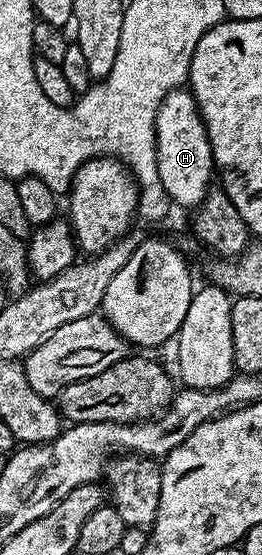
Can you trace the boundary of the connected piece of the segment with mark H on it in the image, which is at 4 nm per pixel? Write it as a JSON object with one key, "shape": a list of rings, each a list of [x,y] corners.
{"shape":[[[173,89],[167,98],[160,104],[159,114],[156,115],[156,160],[159,162],[160,181],[167,190],[170,201],[174,205],[190,206],[195,208],[201,204],[209,191],[212,182],[211,174],[214,175],[213,151],[210,148],[210,140],[207,138],[205,123],[202,122],[198,112],[198,106],[188,89]]]}

